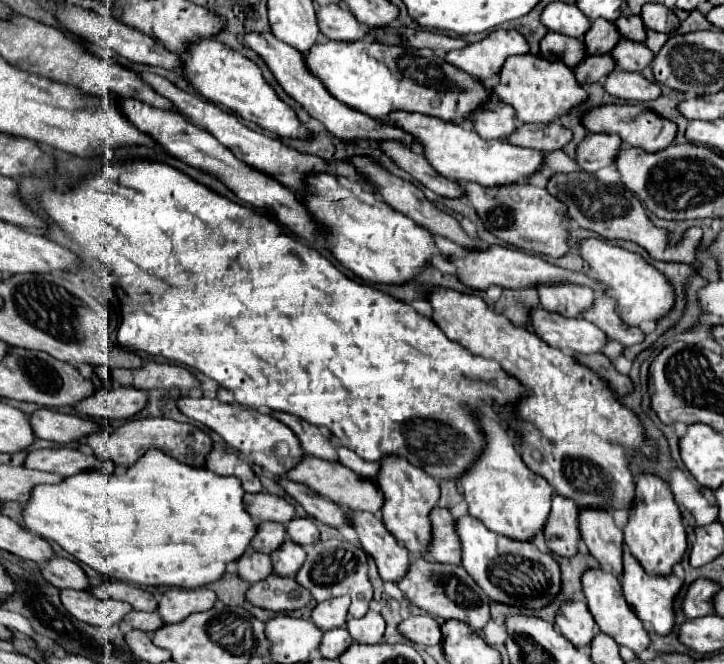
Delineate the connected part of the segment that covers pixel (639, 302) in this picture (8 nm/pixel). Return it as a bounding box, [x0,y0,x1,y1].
[581,238,675,326]

